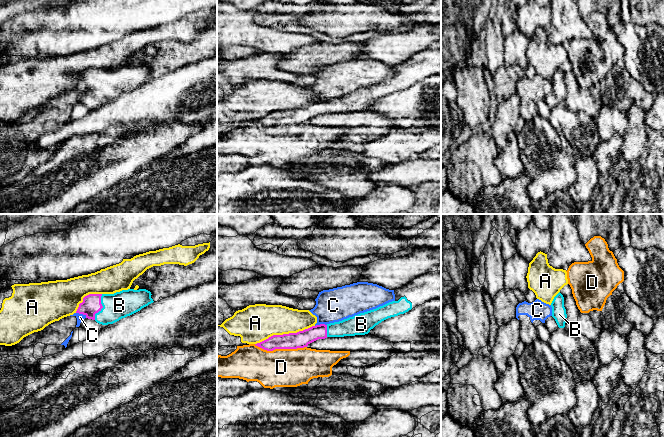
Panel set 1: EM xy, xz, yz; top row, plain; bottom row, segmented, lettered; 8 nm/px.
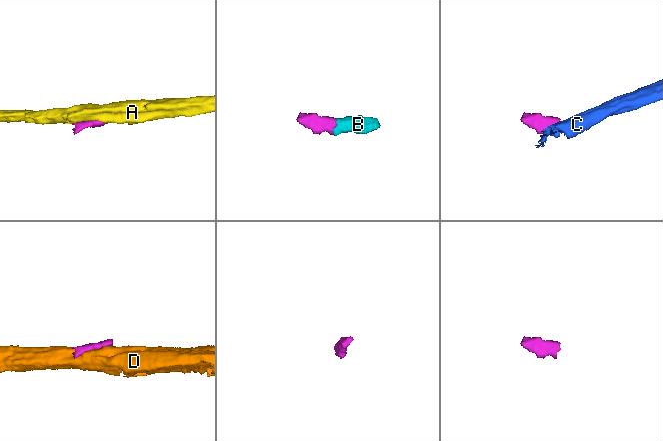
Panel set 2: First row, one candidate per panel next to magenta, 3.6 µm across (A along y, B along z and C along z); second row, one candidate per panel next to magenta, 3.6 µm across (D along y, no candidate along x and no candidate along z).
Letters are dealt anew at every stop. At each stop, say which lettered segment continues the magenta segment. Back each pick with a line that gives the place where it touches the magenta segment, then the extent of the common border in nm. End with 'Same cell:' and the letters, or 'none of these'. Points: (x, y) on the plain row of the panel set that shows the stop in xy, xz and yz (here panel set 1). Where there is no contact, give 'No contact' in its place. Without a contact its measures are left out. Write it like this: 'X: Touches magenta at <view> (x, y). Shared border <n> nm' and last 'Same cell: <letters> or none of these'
B: Touches magenta at xy (102, 83). Shared border 220 nm
Same cell: B

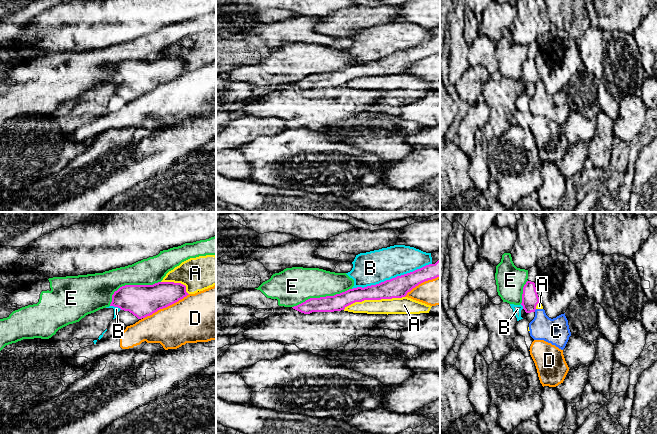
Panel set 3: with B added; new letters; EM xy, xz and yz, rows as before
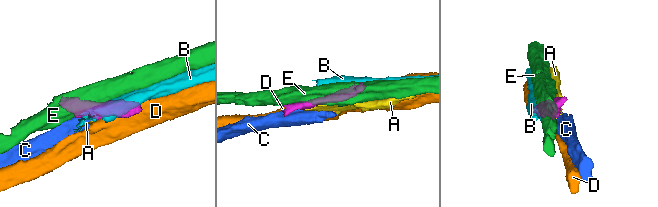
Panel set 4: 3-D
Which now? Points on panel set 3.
Same cell: none of these

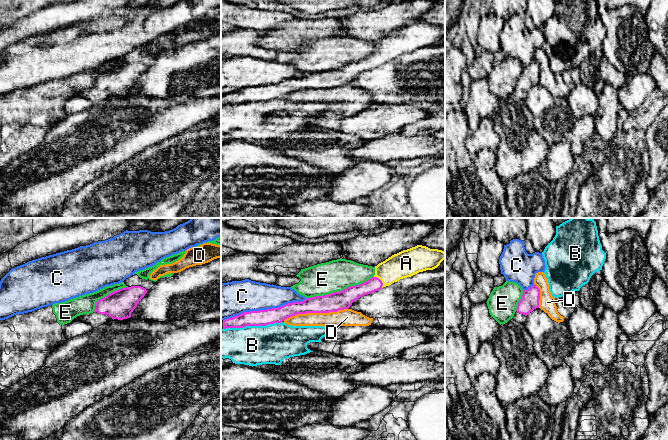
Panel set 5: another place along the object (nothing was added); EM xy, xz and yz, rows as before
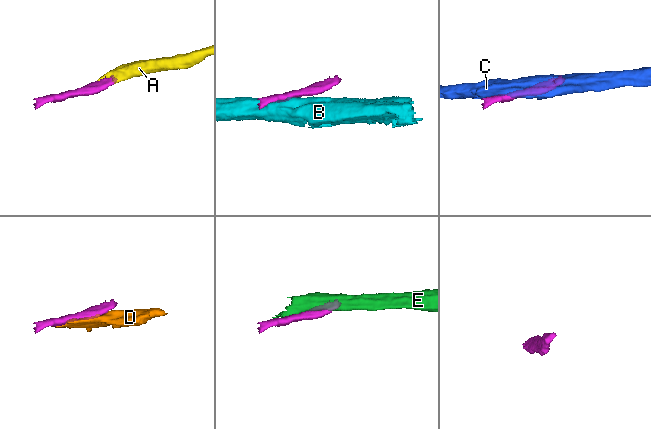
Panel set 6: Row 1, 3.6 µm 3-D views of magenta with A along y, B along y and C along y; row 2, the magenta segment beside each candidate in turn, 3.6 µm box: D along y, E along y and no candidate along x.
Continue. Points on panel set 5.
A: Touches magenta at xz (381, 57). Shared border 120 nm
Same cell: A

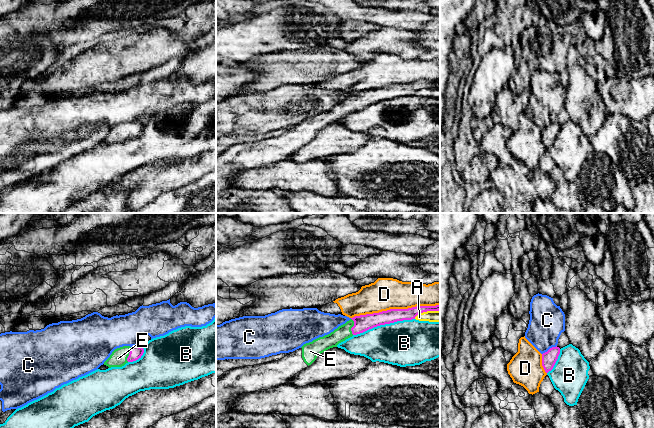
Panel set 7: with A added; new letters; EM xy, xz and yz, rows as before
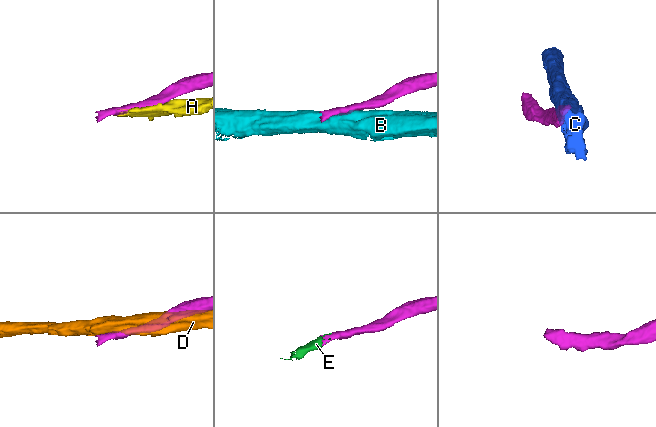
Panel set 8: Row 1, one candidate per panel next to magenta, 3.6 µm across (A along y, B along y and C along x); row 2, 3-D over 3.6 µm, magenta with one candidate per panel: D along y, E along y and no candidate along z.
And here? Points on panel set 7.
E: Touches magenta at xz (353, 102). Shared border 140 nm
Same cell: E

